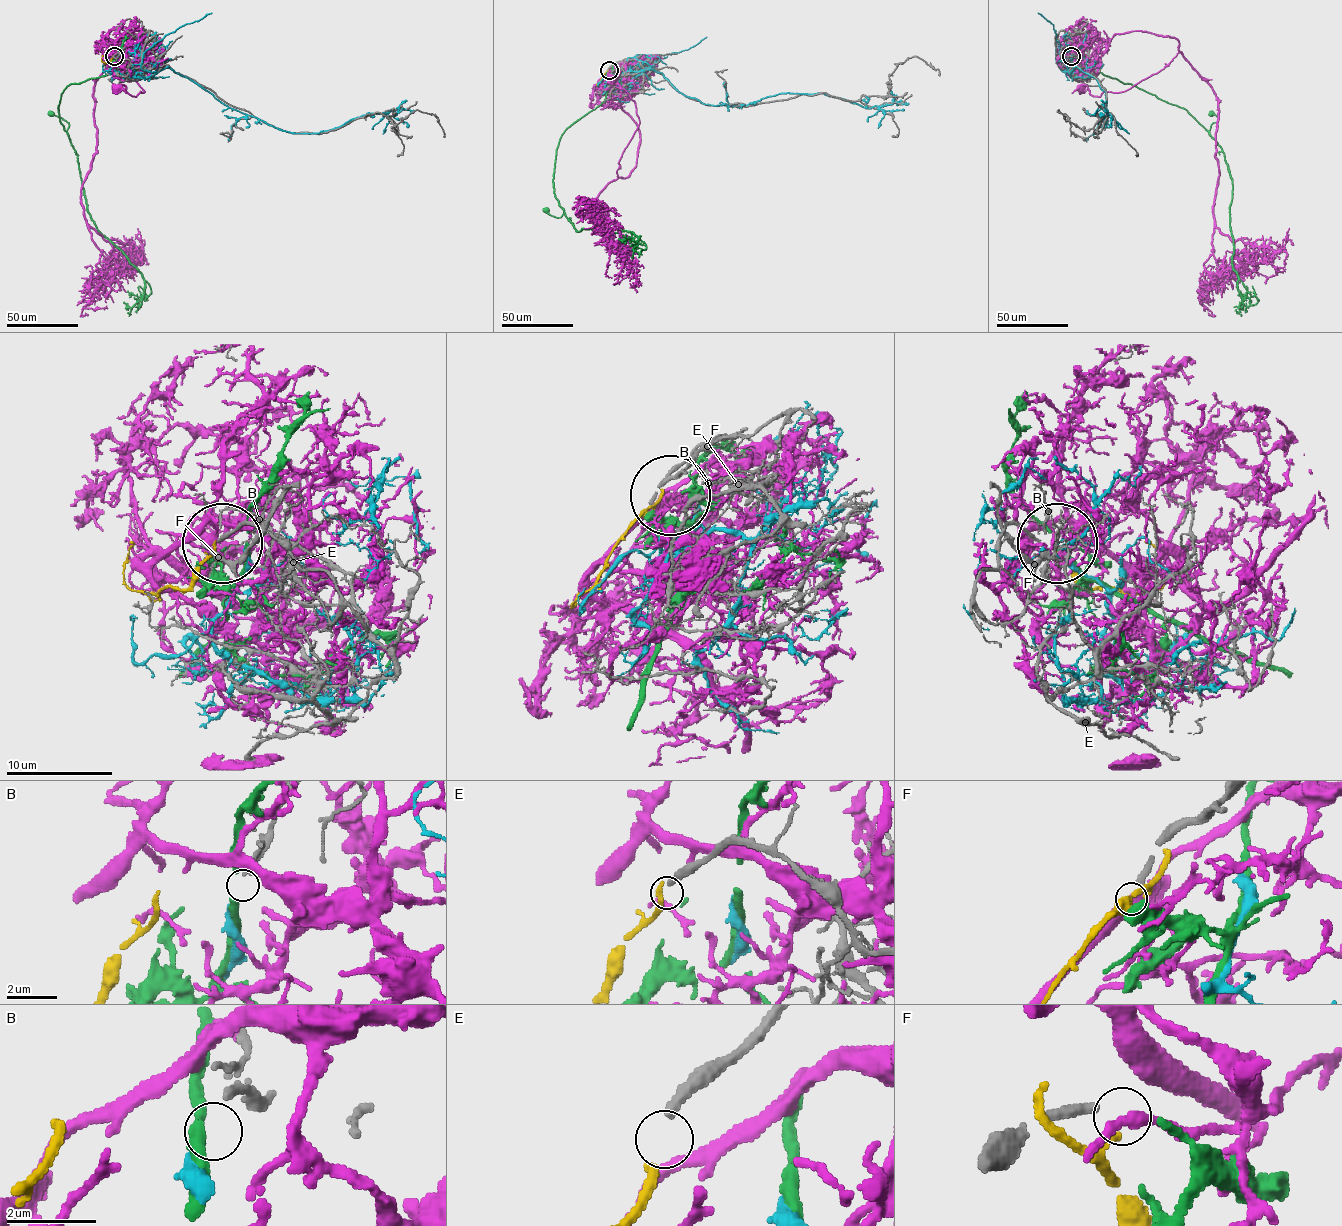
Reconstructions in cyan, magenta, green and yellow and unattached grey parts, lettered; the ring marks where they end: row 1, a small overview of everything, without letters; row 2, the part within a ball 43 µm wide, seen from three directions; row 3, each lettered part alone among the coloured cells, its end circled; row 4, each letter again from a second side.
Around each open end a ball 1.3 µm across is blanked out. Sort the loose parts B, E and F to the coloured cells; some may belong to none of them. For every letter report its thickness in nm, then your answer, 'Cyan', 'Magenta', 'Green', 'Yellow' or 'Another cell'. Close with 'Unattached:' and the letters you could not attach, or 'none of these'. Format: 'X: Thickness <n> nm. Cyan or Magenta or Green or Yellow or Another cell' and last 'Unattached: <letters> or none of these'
B: Thickness 130 nm. Cyan
E: Thickness 240 nm. Yellow
F: Thickness 240 nm. Another cell
Unattached: F

